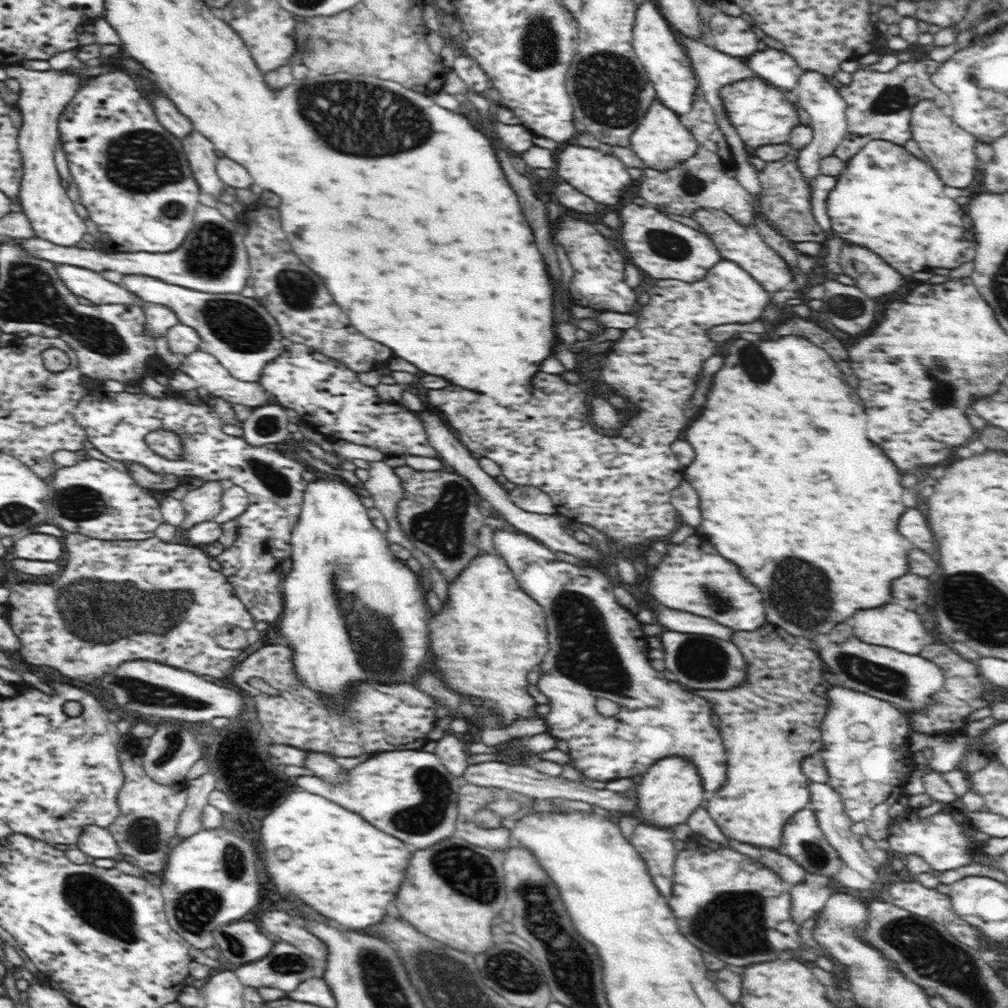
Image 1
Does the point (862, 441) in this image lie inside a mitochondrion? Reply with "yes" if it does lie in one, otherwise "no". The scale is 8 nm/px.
no

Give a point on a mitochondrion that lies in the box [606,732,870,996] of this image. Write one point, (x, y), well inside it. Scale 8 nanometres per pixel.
(734, 923)

